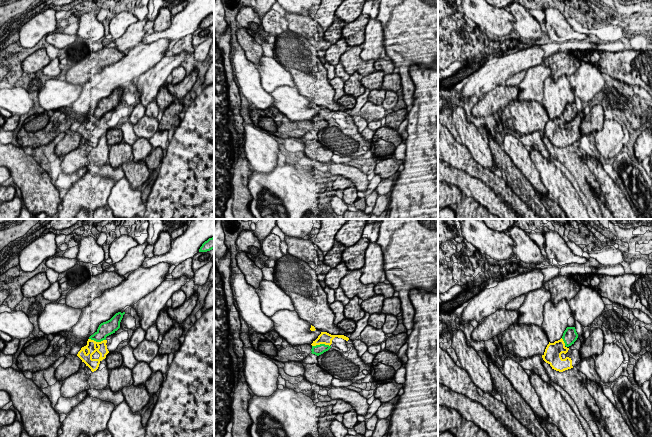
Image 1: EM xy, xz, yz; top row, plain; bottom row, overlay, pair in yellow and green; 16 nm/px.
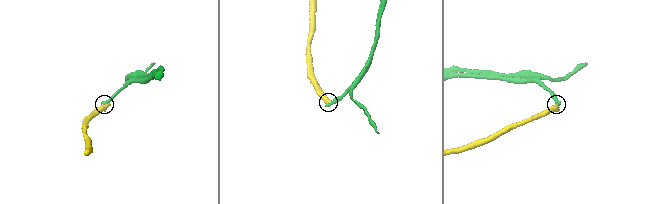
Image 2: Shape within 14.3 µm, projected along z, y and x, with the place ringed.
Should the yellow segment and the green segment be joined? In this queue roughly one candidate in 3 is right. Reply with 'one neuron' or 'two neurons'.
two neurons

